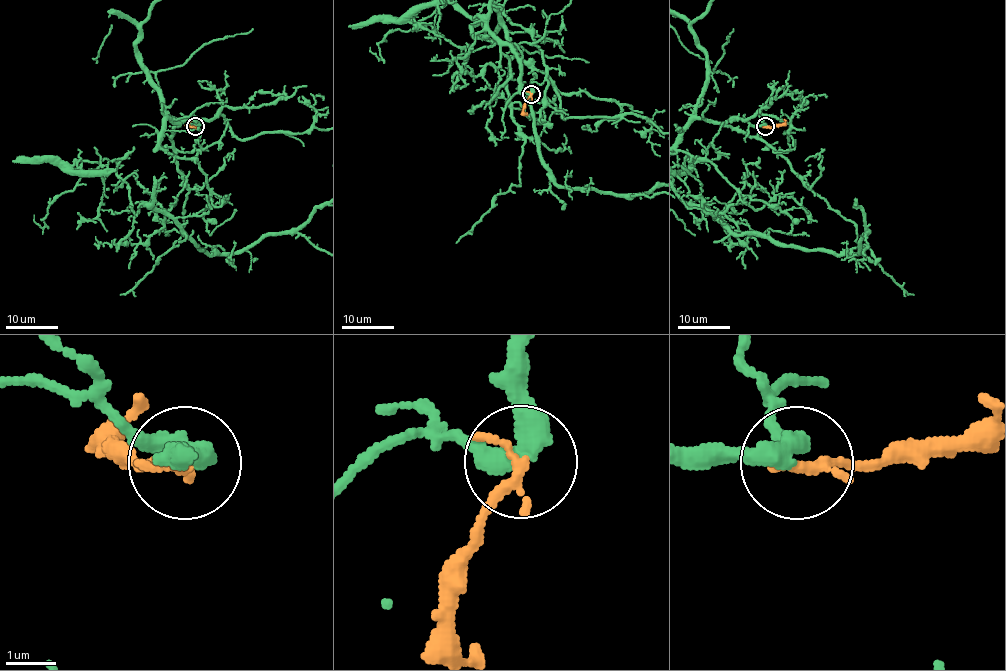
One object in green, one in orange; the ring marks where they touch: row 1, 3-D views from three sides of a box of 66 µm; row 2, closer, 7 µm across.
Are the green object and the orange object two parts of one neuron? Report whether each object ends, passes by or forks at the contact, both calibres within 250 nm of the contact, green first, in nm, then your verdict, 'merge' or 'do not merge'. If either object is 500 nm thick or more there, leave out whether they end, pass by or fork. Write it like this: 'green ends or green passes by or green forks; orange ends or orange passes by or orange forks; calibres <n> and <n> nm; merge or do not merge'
green passes by; orange ends; calibres 440 and 260 nm; merge

